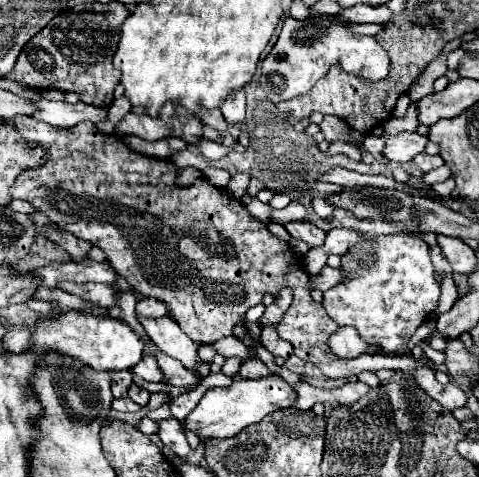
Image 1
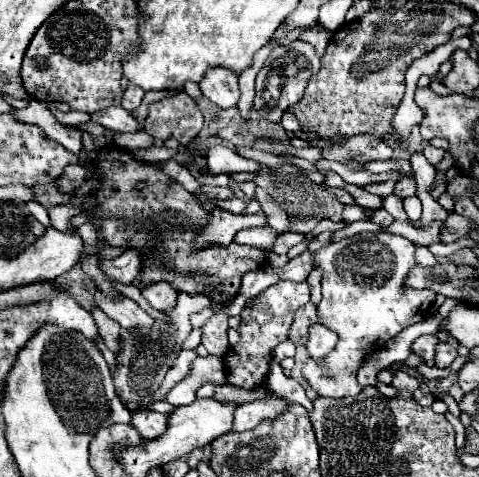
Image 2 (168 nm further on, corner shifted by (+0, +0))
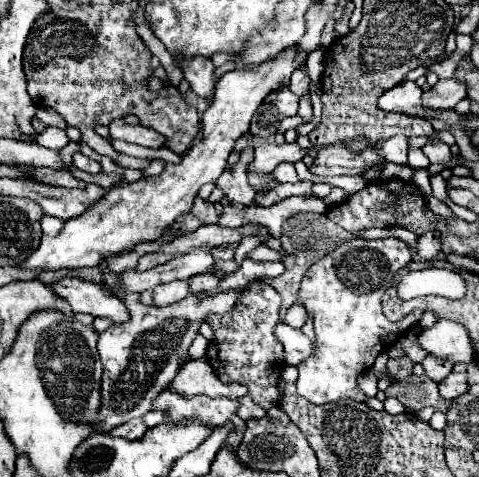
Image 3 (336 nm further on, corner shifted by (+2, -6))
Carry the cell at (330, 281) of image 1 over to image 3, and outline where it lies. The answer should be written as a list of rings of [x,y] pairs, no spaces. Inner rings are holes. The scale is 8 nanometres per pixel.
[[[253,281],[241,291],[233,311],[225,315],[207,315],[213,329],[213,341],[207,349],[207,361],[223,383],[239,381],[249,387],[249,397],[265,411],[275,407],[281,399],[279,377],[285,367],[283,347],[273,335],[275,323],[281,321],[281,297],[265,281]]]

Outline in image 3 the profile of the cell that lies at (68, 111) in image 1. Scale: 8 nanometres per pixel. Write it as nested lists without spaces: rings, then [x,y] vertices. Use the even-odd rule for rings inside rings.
[[[123,119],[111,121],[109,129],[111,129],[113,139],[121,139],[121,141],[135,143],[135,145],[149,147],[149,149],[159,149],[159,147],[165,147],[165,143],[167,143],[167,139],[161,133],[157,133],[155,129],[149,129],[143,125],[129,125]]]

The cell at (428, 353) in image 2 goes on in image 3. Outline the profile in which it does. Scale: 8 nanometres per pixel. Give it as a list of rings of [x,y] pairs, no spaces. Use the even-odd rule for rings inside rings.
[[[407,355],[403,359],[389,359],[387,361],[387,377],[391,381],[403,381],[405,377],[411,375],[411,369],[413,369],[413,363]]]

